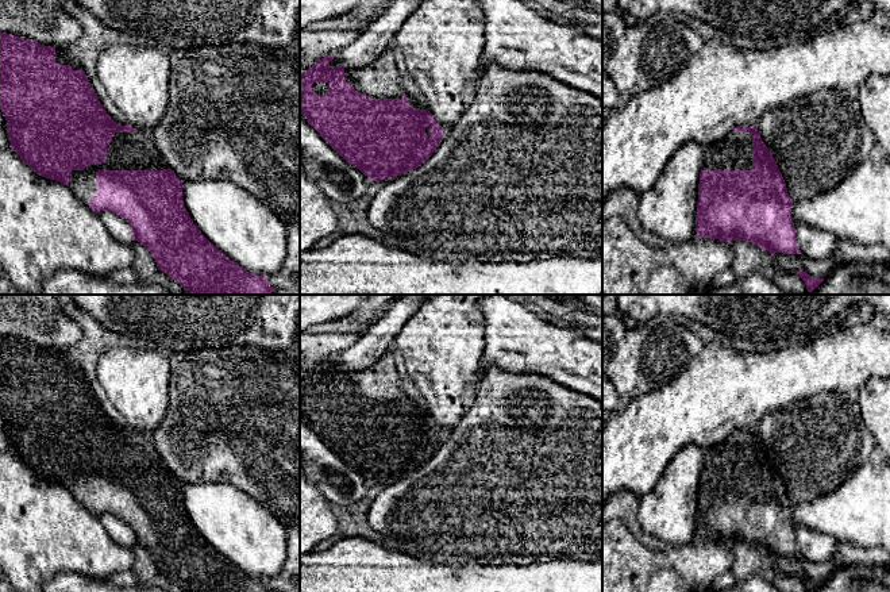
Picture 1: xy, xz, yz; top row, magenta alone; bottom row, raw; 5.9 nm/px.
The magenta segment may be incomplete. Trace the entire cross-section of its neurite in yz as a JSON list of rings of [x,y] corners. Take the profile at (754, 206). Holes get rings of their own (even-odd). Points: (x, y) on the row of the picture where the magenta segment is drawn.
[[[737,126],[718,142],[702,145],[702,165],[696,216],[697,237],[724,242],[747,241],[775,253],[801,254],[791,220],[793,199],[773,153],[755,126]]]

